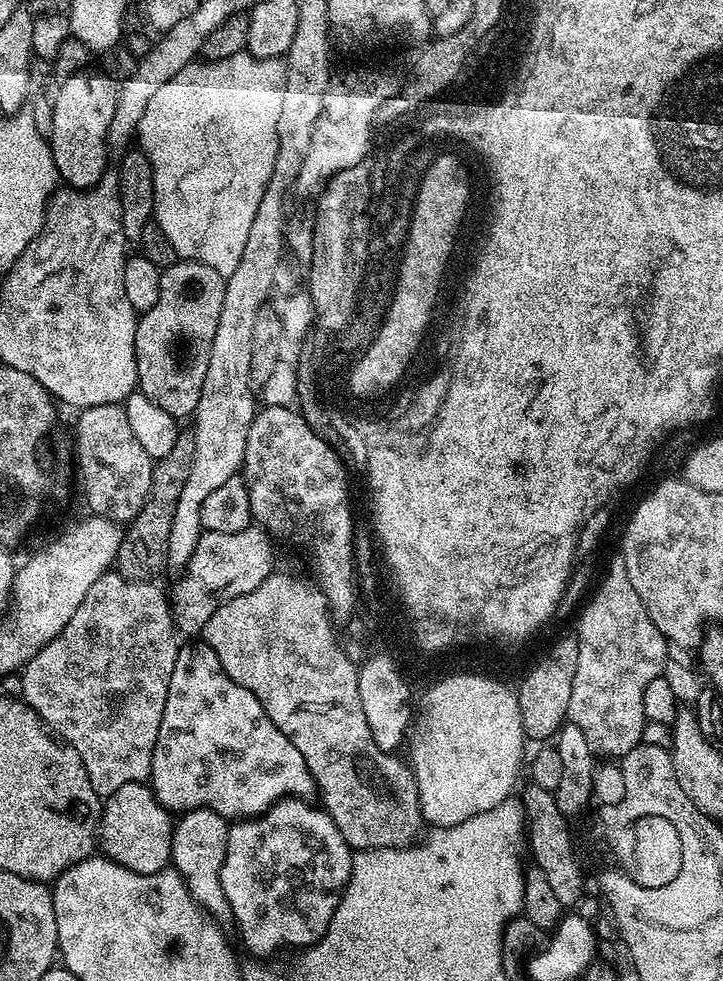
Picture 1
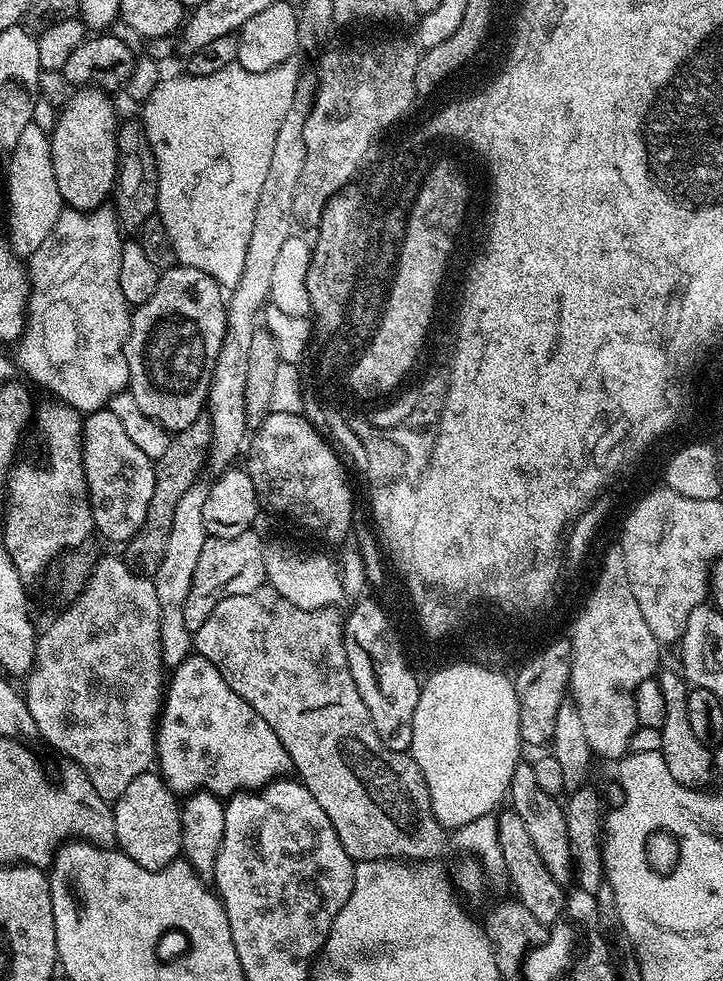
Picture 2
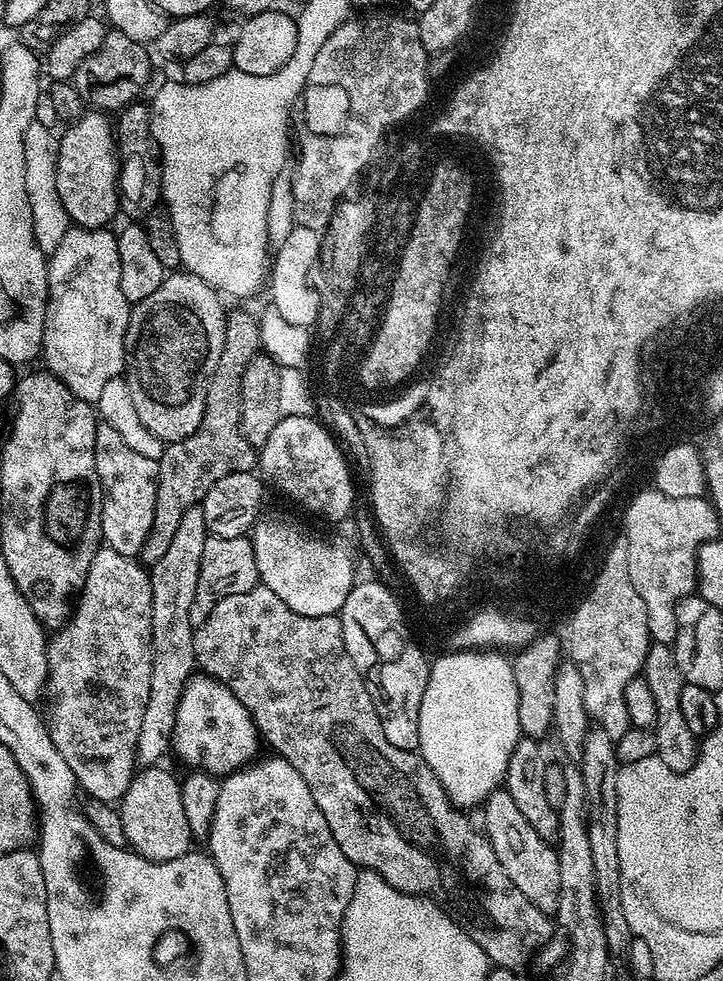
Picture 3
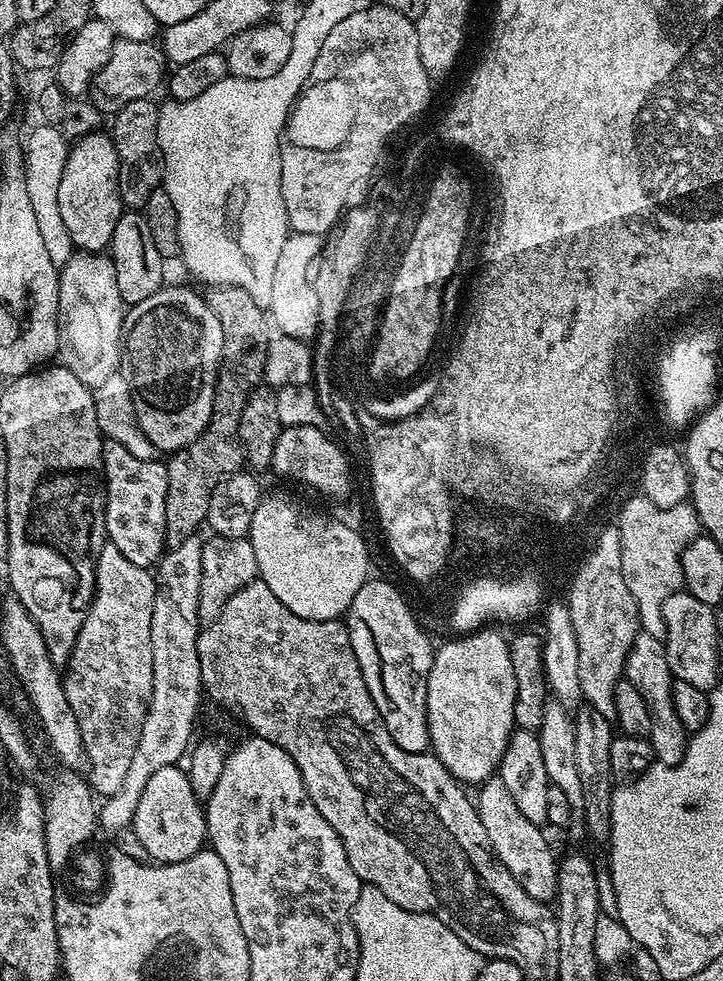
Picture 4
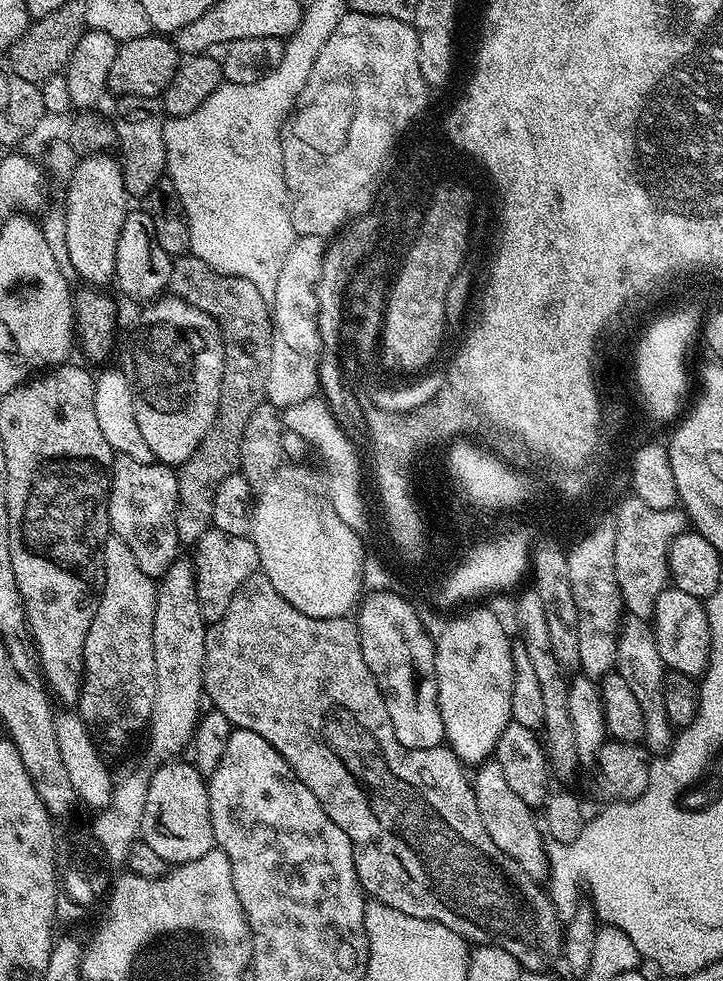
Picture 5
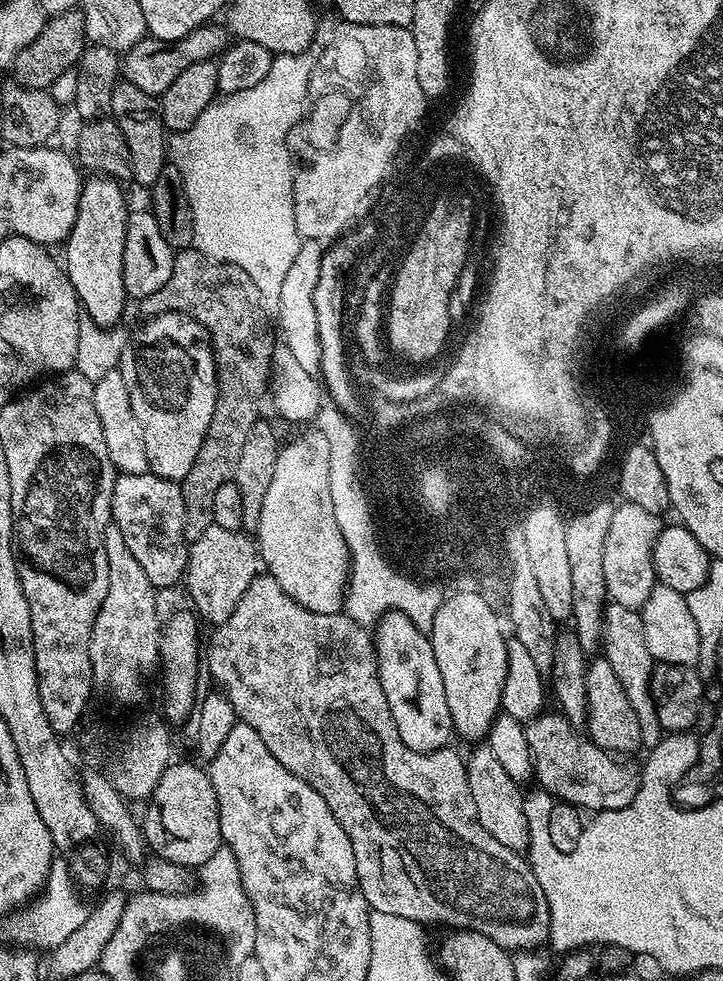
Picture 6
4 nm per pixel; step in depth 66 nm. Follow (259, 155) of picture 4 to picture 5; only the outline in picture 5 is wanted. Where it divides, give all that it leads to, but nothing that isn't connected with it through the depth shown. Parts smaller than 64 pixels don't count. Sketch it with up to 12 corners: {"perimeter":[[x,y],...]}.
{"perimeter":[[280,72],[164,122],[191,255],[269,302],[297,238]]}

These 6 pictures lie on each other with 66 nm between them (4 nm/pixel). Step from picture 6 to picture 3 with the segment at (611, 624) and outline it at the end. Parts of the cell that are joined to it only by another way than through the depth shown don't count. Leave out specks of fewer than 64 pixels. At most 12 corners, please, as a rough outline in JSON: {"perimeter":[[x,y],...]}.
{"perimeter":[[649,643],[642,678],[654,693],[656,755],[696,765],[698,737],[682,714],[686,681],[669,645]]}

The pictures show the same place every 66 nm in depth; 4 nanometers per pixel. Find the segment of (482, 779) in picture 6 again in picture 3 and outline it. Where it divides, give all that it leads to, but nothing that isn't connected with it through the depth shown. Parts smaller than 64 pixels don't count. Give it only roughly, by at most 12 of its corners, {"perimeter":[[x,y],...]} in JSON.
{"perimeter":[[505,790],[482,805],[482,831],[506,878],[555,917],[558,854]]}

